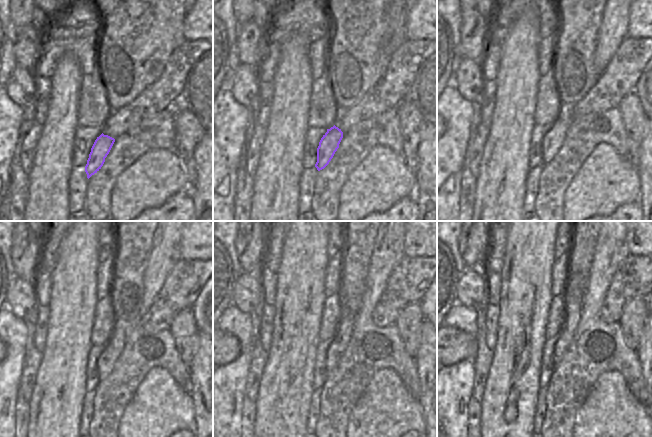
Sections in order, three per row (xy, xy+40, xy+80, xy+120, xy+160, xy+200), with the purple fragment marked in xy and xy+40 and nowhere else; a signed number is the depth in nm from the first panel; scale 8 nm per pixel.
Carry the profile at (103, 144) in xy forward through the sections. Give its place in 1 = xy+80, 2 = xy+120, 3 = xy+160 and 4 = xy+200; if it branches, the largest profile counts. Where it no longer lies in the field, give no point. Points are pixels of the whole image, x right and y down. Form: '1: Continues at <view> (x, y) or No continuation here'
1: Continues at xy+80 (554, 138)
2: Continues at xy+120 (114, 346)
3: Continues at xy+160 (339, 343)
4: Continues at xy+200 (576, 286)

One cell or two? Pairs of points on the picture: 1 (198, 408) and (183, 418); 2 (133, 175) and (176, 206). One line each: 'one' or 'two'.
1: two
2: two

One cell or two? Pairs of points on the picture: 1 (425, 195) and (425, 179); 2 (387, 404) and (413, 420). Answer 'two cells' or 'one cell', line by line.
1: one cell
2: one cell

